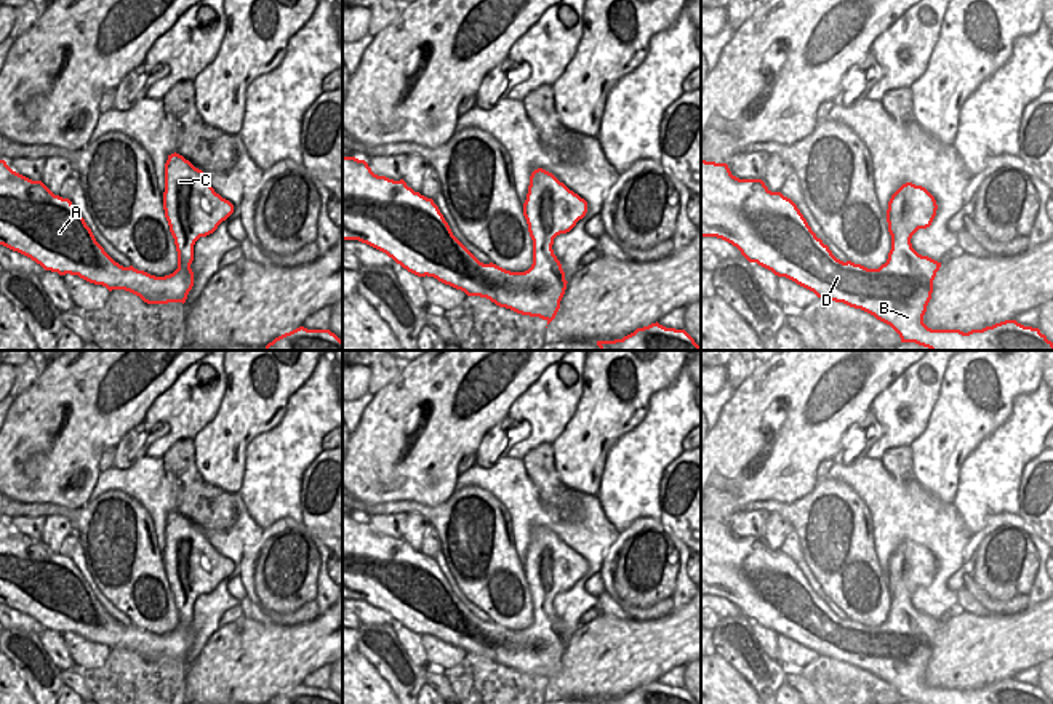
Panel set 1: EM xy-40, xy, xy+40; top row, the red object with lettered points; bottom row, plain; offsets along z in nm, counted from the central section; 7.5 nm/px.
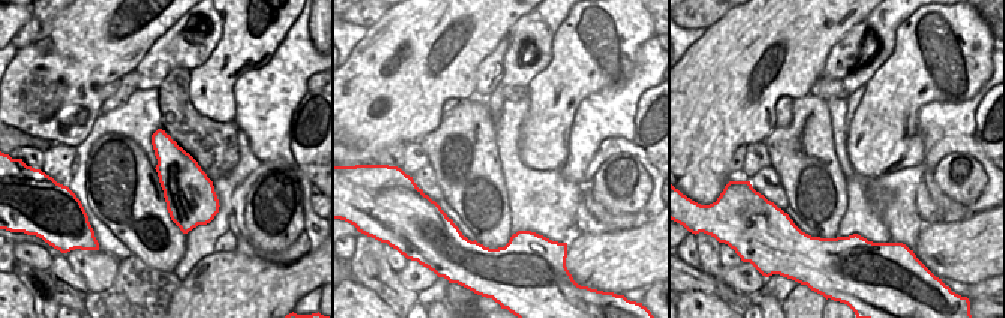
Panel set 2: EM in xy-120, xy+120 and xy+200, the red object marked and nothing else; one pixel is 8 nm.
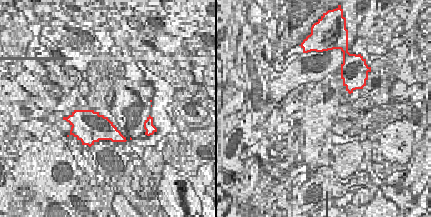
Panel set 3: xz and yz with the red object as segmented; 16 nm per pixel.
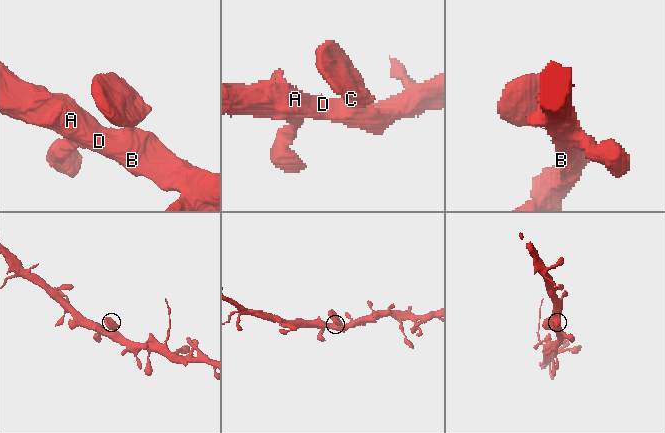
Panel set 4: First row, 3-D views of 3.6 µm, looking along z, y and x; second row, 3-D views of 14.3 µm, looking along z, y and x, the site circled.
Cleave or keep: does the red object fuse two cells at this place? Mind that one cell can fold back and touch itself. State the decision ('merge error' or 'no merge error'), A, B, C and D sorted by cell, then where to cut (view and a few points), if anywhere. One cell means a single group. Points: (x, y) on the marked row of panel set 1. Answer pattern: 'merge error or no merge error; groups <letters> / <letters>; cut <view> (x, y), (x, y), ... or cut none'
no merge error; groups A B C D; cut none

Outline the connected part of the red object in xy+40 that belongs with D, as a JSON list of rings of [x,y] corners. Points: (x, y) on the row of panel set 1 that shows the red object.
[[[701,160],[701,237],[717,237],[733,246],[749,262],[786,277],[827,298],[861,309],[890,325],[901,342],[915,342],[930,350],[1053,350],[1053,342],[1039,328],[1005,320],[983,330],[931,330],[923,315],[933,293],[933,280],[941,262],[919,254],[911,243],[919,229],[931,226],[936,216],[936,200],[922,186],[903,184],[890,198],[887,210],[891,250],[879,269],[867,269],[851,261],[837,259],[827,245],[808,226],[797,205],[781,192],[771,192],[762,179],[739,179],[727,163]]]

